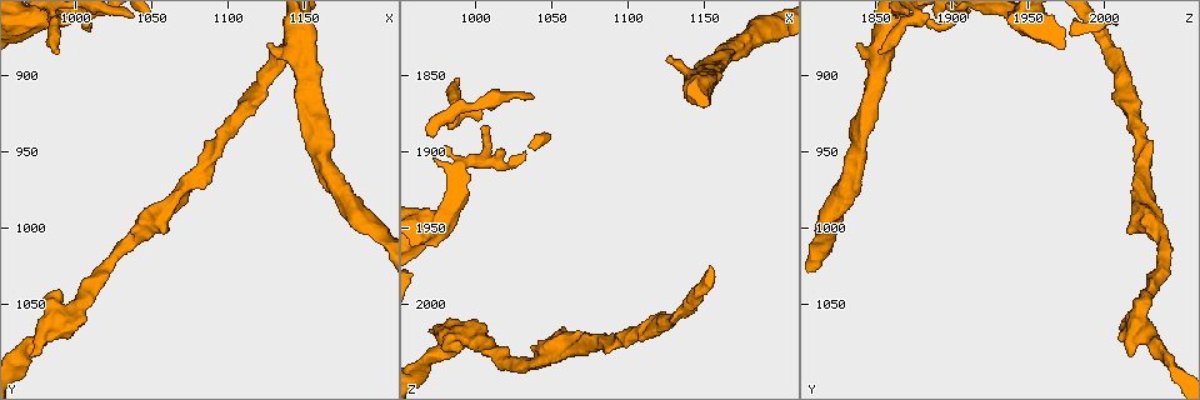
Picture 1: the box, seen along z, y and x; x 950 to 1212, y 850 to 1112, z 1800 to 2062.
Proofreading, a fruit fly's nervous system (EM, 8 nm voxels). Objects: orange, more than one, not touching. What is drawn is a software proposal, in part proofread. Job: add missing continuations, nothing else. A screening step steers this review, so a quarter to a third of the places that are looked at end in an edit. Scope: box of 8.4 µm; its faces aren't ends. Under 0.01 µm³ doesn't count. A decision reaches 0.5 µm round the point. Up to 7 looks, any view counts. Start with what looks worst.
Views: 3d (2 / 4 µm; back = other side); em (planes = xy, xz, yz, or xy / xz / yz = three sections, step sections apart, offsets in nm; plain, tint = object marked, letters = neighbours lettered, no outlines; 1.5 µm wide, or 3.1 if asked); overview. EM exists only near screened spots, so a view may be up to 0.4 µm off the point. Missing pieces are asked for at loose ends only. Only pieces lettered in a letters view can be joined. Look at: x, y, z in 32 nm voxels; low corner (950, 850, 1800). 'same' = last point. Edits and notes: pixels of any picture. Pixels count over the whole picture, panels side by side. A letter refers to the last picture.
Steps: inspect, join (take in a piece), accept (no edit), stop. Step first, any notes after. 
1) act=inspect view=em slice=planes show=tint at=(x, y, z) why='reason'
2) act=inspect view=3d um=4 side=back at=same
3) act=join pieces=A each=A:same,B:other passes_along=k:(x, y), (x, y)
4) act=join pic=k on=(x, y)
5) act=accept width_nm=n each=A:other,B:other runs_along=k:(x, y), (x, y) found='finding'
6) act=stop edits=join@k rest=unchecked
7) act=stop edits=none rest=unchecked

act=inspect view=em slice=planes show=letters at=(988, 884, 1852) why='an open end'

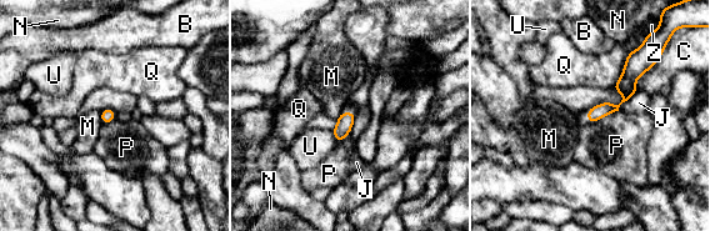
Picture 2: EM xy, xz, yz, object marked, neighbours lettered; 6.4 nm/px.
act=accept each=B:other,C:other,J:other,M:other,N:other,P:other,Q:other,U:other,Z:other found='no lettered piece goes on from it'

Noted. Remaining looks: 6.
act=inspect view=3d um=4 at=(1126, 878, 1838) why='branch stops here'

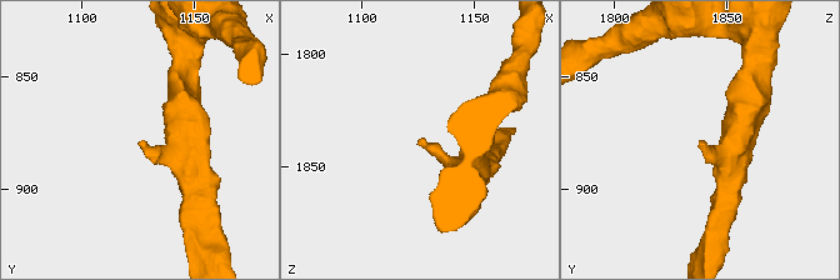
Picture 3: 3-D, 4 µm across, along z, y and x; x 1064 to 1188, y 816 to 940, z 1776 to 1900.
act=inspect view=em slice=planes show=letters at=(1127, 878, 1840)

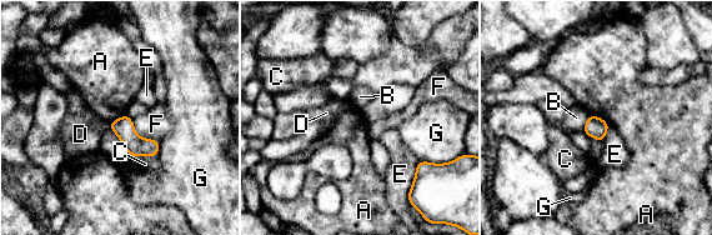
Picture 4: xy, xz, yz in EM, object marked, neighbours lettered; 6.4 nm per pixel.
act=accept each=A:other,B:other,C:other,D:other,E:other,F:other,G:other border=4:(588, 114), (602, 118), (610, 125) found='none of them fits'

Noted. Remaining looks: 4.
act=inspect view=em slice=xy step=8 show=tint at=(990, 1040, 2026) why='free end'

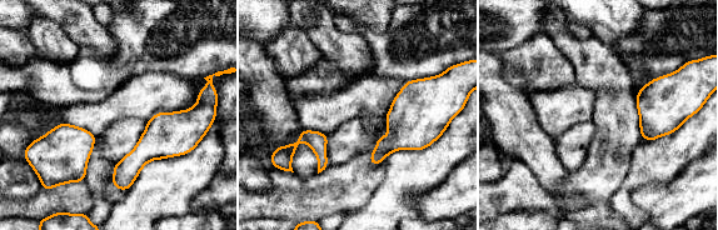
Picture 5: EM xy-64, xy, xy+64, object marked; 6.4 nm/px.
act=inspect view=em slice=planes show=letters at=same why='cut it another way'

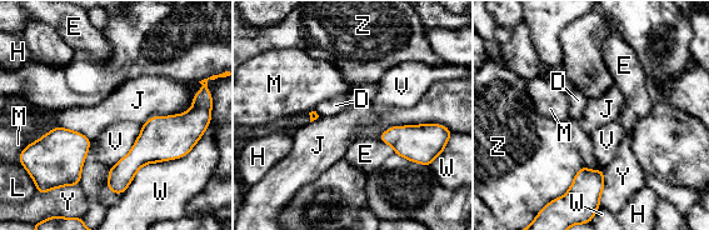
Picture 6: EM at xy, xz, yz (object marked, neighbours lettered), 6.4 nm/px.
act=accept each=D:other,E:other,H:other,J:other,L:other,M:other,V:other,W:other,Y:other,Z:other border=6:(409, 124), (390, 126), (378, 138) found='no lettered piece goes on from it'

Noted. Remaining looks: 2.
act=stop edits=none rest=unchecked

